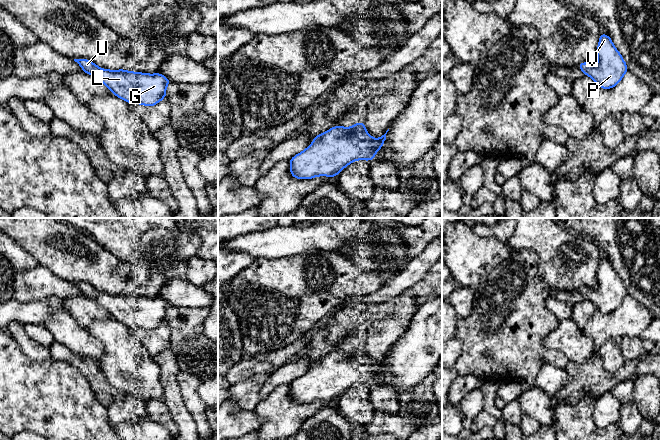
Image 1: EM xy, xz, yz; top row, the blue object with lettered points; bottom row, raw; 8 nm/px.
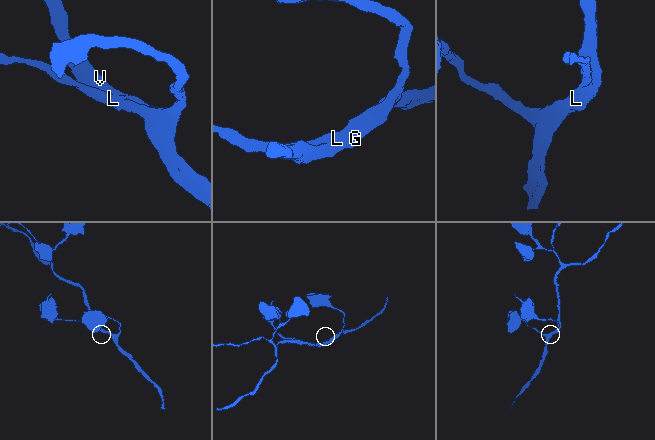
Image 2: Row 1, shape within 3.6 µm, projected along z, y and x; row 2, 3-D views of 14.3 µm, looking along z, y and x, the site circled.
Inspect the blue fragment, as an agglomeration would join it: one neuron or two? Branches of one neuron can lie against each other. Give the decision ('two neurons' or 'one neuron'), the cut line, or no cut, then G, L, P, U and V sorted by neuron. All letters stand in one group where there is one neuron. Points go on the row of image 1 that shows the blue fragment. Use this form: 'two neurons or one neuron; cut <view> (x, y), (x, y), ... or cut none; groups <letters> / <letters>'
one neuron; cut none; groups G L P U V

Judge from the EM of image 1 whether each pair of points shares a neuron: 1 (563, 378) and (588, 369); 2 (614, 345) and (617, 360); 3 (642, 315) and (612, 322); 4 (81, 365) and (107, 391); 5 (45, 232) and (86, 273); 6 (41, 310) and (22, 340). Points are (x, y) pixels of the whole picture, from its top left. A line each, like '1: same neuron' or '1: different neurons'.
1: different neurons
2: same neuron
3: same neuron
4: same neuron
5: same neuron
6: different neurons

